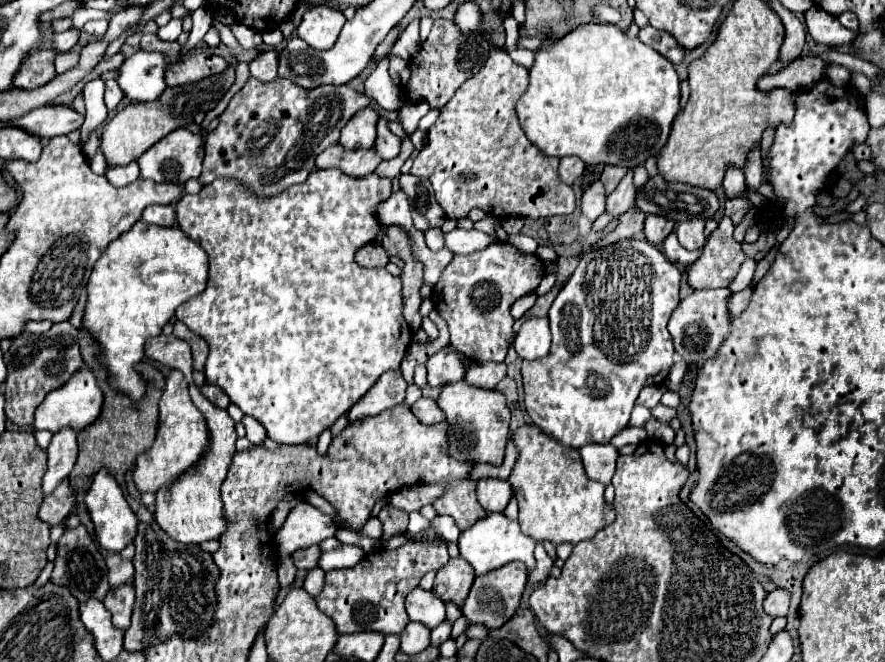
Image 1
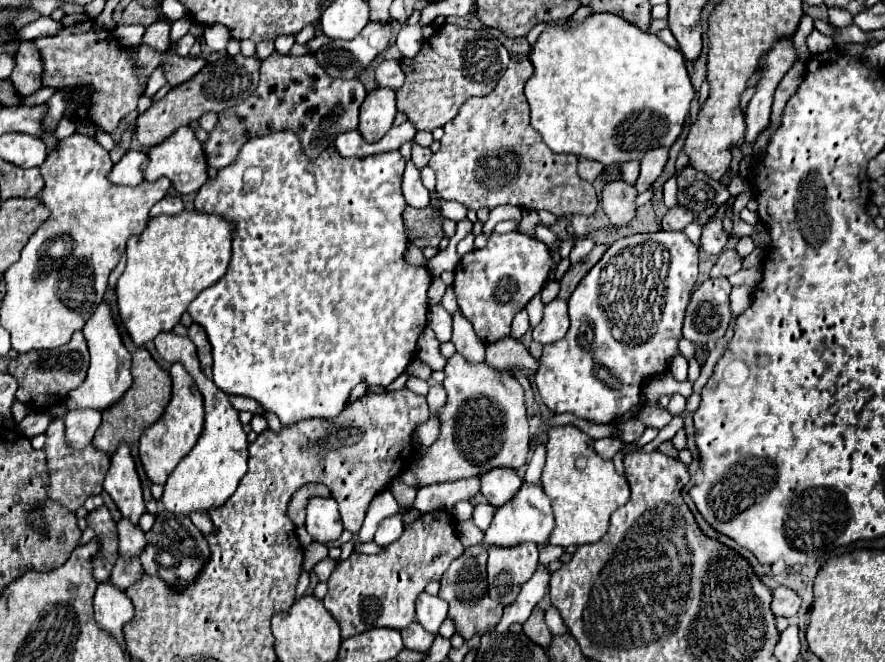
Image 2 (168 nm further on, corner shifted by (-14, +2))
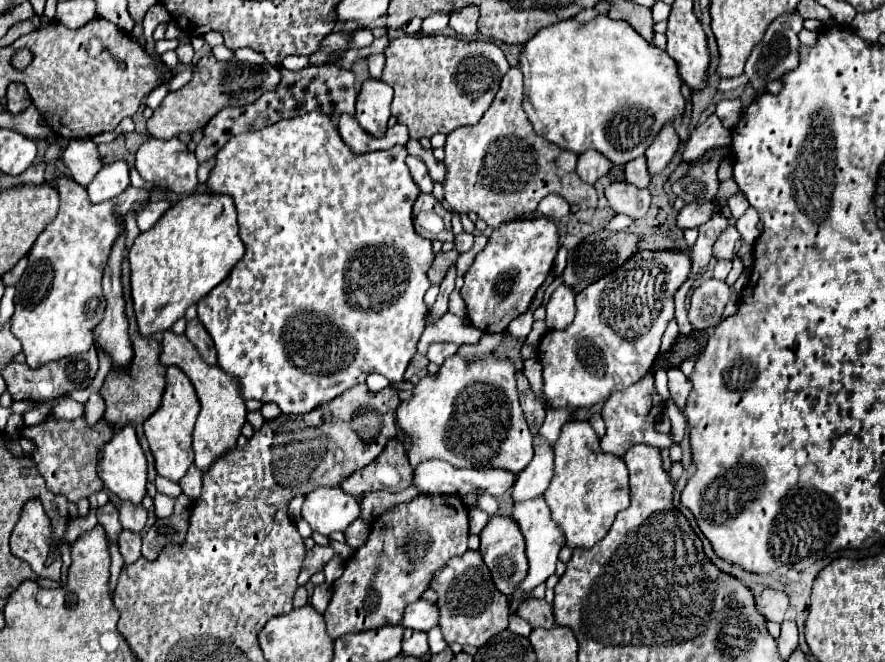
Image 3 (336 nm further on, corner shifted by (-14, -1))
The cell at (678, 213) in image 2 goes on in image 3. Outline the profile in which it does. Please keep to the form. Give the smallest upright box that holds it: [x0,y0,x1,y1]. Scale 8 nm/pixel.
[678,200,712,228]

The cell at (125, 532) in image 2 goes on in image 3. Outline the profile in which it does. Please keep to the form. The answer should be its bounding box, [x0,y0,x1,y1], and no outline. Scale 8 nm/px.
[120,502,146,532]

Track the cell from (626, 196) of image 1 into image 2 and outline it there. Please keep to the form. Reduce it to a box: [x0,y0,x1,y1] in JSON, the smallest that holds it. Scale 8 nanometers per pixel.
[634,149,668,193]

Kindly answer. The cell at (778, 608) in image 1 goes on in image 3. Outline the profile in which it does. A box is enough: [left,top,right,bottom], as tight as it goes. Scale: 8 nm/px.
[756,590,788,622]

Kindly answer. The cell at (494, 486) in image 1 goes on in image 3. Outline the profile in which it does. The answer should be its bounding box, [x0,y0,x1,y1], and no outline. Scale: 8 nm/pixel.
[412,460,516,498]

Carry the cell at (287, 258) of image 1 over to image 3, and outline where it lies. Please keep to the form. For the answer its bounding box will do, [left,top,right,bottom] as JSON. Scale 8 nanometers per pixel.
[198,112,434,414]

